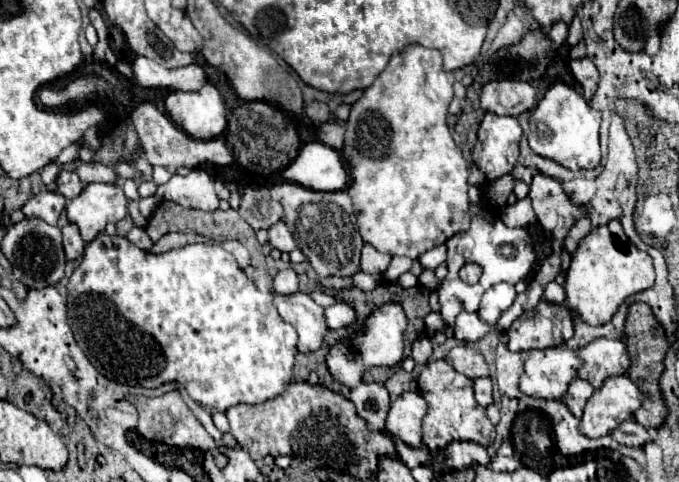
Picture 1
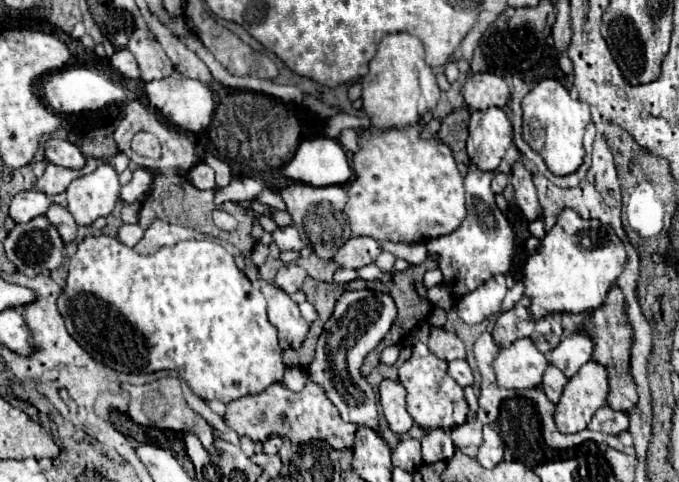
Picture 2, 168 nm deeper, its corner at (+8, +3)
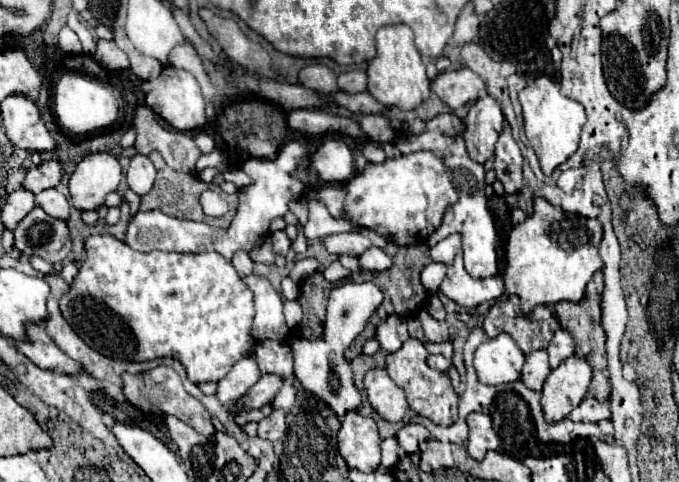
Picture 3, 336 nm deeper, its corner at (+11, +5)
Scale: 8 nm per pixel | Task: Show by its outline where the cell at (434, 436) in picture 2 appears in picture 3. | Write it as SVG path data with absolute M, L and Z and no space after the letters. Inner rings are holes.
M409 423L405 425L399 433L397 433L397 439L399 439L399 447L411 455L411 453L419 453L421 451L421 443L425 439L431 439L431 433L423 427L423 425L417 425L417 423Z

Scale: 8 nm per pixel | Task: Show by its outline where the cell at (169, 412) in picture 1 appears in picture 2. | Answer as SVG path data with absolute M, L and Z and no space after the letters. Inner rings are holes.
M164 377L162 381L154 381L148 385L132 387L130 389L130 403L128 403L128 415L138 423L146 427L158 427L158 429L172 429L172 431L192 431L202 445L208 449L214 443L212 427L202 419L198 413L194 413L188 403L184 401L180 381L176 377Z

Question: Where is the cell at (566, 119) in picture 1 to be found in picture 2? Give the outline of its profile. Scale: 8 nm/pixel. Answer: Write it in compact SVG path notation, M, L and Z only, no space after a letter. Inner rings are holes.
M542 79L524 99L522 99L522 111L524 111L524 141L542 155L546 167L554 175L568 175L574 173L582 159L584 159L584 147L582 137L586 131L586 125L590 123L590 109L588 103L582 103L578 99L572 99L566 87L556 79Z

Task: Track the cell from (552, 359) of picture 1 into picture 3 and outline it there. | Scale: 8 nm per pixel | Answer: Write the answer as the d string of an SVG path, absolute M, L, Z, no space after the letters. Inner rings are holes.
M501 333L495 339L487 339L475 351L475 371L479 381L485 385L519 381L523 365L525 355L507 333Z

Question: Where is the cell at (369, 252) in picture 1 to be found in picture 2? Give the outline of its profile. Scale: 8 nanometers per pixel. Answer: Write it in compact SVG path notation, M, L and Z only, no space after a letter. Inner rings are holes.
M350 237L334 255L334 261L340 267L358 269L364 265L370 265L376 261L376 257L382 253L380 245L372 237Z

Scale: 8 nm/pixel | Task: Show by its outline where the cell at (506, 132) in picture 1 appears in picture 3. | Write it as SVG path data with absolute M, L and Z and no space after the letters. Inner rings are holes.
M485 95L471 105L465 117L463 139L467 143L467 153L473 161L485 163L495 155L495 143L501 135L503 123L505 117L497 99Z

